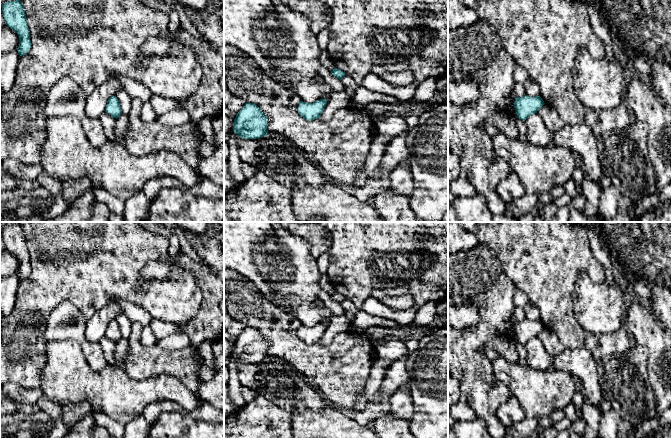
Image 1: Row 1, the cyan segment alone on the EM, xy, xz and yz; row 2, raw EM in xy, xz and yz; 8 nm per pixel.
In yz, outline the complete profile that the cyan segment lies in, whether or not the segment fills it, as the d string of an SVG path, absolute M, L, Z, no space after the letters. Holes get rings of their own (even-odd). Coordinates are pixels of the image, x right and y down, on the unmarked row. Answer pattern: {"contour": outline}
{"contour": "M523 320L516 321L514 325L514 332L517 341L525 345L531 338L537 337L537 335L544 329L544 325L540 320Z"}

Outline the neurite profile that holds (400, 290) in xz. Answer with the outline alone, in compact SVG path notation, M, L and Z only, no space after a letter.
M398 286L384 290L390 296L401 296L410 294L410 290L406 286Z

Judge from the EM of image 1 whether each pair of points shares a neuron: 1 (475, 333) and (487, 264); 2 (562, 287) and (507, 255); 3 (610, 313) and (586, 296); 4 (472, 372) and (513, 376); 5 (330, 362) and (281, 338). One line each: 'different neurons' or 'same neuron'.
1: same neuron
2: same neuron
3: same neuron
4: different neurons
5: same neuron

